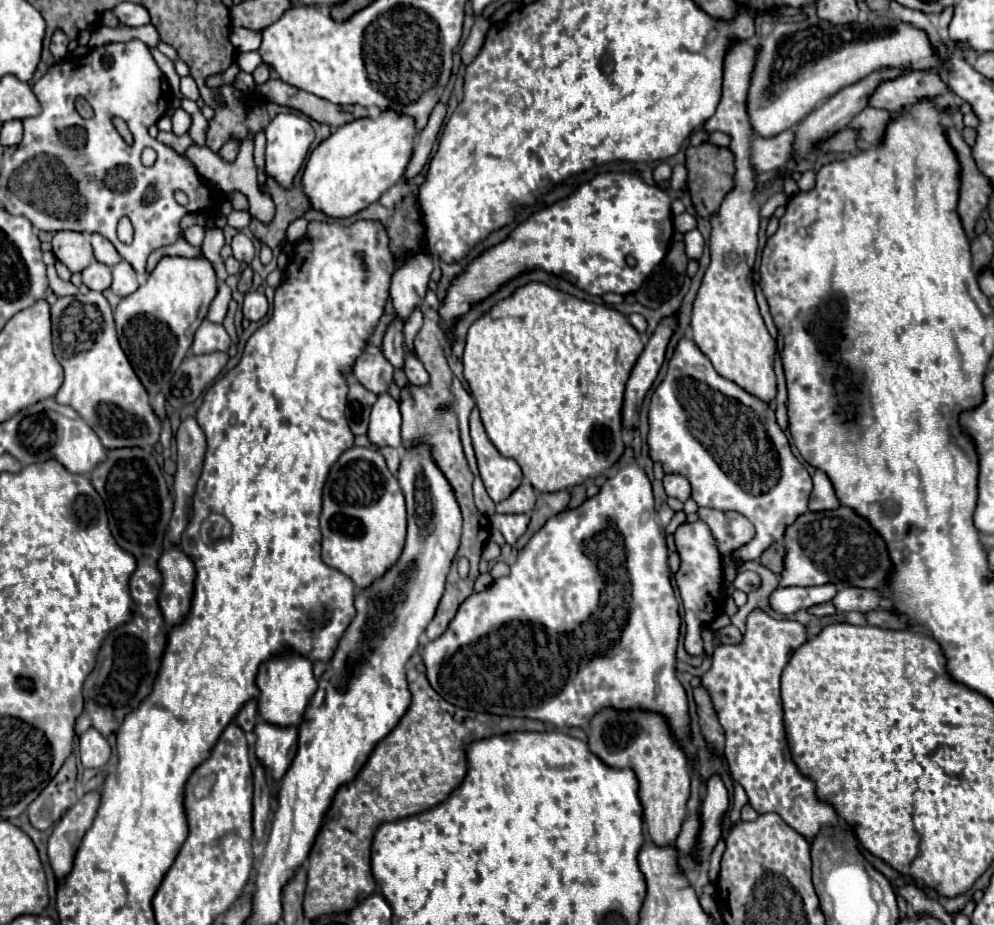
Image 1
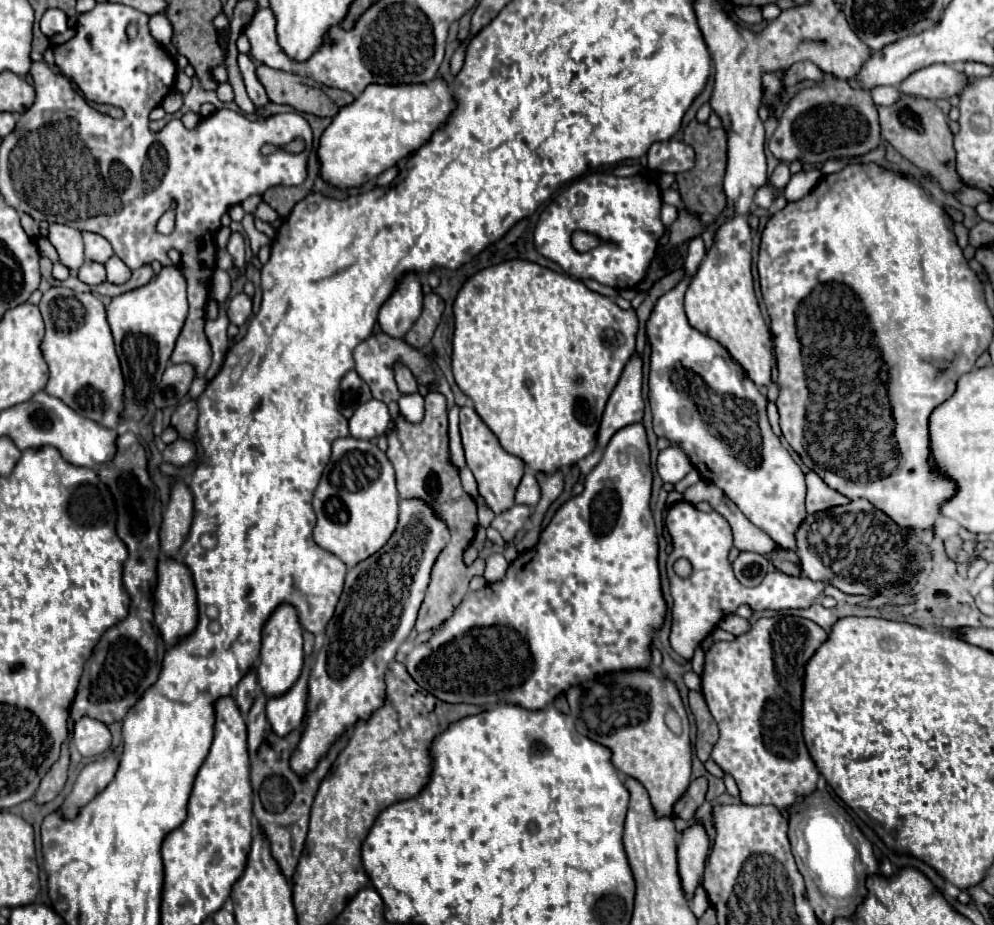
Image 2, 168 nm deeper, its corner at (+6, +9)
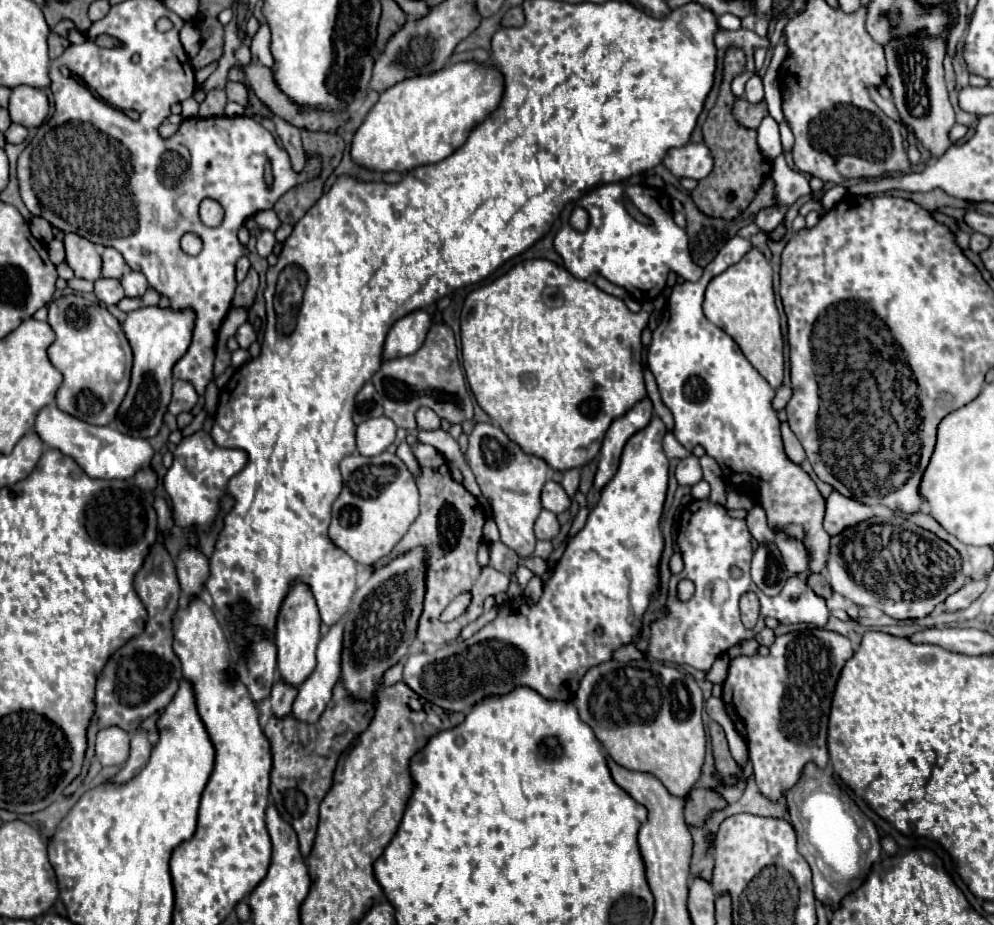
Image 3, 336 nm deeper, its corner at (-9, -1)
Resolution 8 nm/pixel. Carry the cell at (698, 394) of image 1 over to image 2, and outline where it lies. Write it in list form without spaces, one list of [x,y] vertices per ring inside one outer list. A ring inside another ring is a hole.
[[[701,237],[691,239],[689,253],[685,259],[685,277],[671,291],[661,295],[647,319],[647,339],[651,345],[649,357],[649,405],[653,415],[653,429],[671,441],[679,441],[685,455],[691,459],[693,467],[699,471],[703,479],[713,481],[729,499],[737,503],[743,515],[763,529],[773,541],[777,541],[783,549],[797,551],[795,531],[805,519],[805,475],[801,467],[793,461],[793,457],[783,449],[779,437],[773,435],[771,425],[767,421],[767,399],[759,393],[757,385],[747,377],[743,367],[729,355],[729,351],[715,339],[699,333],[687,321],[683,309],[683,295],[697,273],[701,261],[705,257],[705,243]]]

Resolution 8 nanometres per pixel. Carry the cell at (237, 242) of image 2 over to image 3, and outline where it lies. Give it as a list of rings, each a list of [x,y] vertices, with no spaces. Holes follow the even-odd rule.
[[[250,269],[246,279],[236,287],[236,295],[232,299],[232,307],[252,305],[254,297],[256,297],[256,289],[258,289],[258,273],[254,269]]]

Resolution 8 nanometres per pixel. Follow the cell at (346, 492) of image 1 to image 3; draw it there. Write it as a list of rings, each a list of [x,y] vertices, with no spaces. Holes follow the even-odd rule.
[[[388,451],[376,457],[352,453],[342,459],[340,471],[344,487],[332,505],[328,535],[332,543],[346,551],[356,563],[372,567],[392,553],[410,523],[418,517],[418,489],[408,467]]]

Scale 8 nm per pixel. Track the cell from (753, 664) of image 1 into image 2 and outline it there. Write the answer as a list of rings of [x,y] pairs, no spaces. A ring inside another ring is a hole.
[[[793,615],[763,617],[753,623],[749,633],[737,637],[735,641],[713,643],[705,655],[705,671],[701,677],[703,695],[721,731],[711,759],[723,771],[733,775],[745,805],[775,805],[785,811],[789,805],[809,795],[817,785],[819,771],[803,741],[801,695],[805,665],[825,641],[827,631],[809,619]]]

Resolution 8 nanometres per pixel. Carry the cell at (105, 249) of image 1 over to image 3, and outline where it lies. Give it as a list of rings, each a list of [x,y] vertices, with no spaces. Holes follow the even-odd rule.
[[[106,247],[102,253],[102,275],[120,279],[126,271],[128,271],[128,265],[126,265],[122,253],[112,247]]]

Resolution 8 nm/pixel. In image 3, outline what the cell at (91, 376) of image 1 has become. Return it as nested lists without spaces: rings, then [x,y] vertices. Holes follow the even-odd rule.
[[[62,295],[48,303],[48,323],[56,333],[56,341],[48,349],[50,363],[64,375],[64,383],[56,393],[56,403],[62,411],[88,421],[90,425],[110,425],[116,419],[120,409],[120,401],[124,401],[128,385],[130,385],[130,367],[132,367],[132,351],[130,343],[118,323],[118,319],[102,305],[90,303],[80,295]]]

